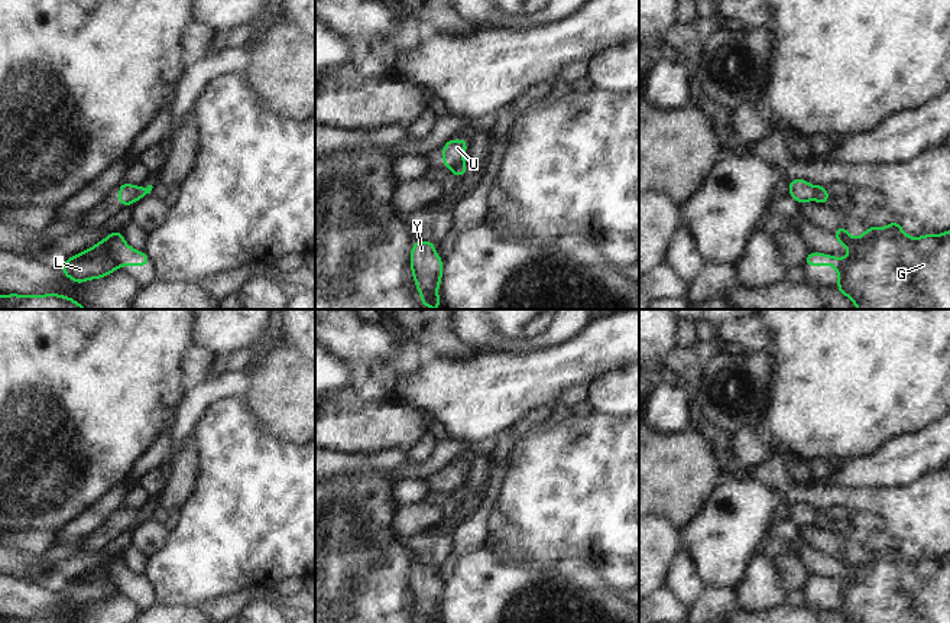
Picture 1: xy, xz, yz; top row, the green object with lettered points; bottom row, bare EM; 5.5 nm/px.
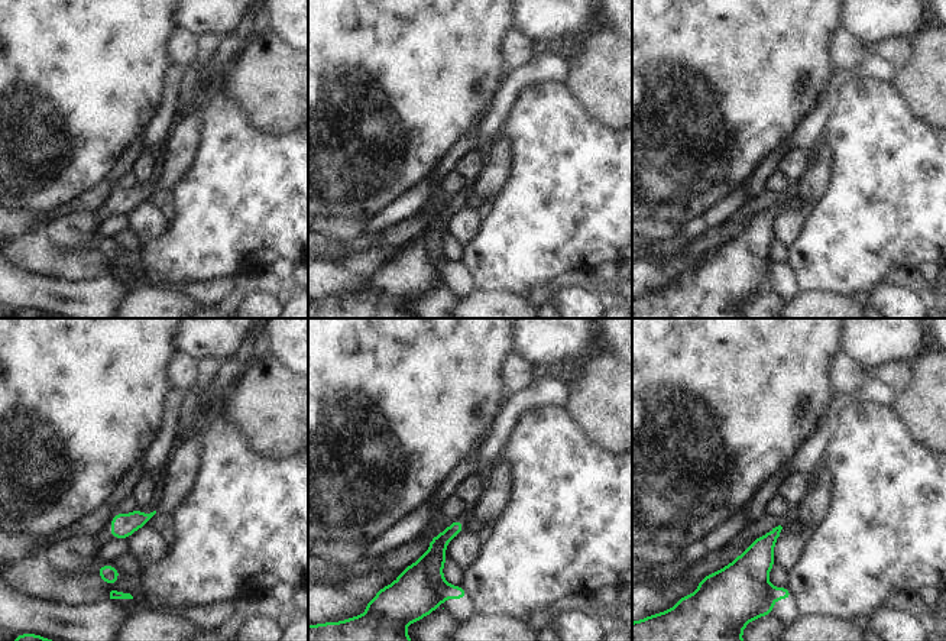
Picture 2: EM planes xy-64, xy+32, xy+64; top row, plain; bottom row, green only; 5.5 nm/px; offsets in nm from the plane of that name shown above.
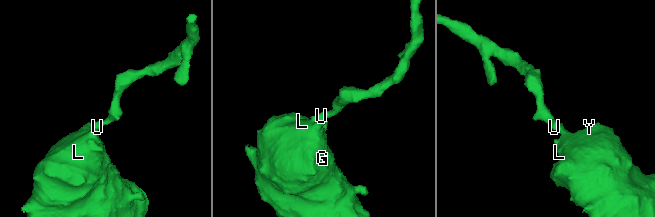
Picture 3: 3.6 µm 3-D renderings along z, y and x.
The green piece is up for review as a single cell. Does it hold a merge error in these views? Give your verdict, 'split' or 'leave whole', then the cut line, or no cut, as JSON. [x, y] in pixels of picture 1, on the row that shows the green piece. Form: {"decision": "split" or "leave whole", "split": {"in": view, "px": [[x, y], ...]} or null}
{"decision": "split", "split": {"in": "xy", "px": [[136, 187], [136, 198], [133, 201]]}}

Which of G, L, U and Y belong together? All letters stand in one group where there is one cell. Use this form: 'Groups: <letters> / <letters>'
Groups: G L Y / U

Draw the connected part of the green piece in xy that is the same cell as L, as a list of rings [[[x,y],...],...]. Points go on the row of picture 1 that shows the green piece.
[[[121,230],[104,237],[103,241],[94,244],[72,257],[68,257],[61,266],[61,272],[77,285],[108,276],[121,266],[149,266],[150,259],[145,252],[132,249]]]

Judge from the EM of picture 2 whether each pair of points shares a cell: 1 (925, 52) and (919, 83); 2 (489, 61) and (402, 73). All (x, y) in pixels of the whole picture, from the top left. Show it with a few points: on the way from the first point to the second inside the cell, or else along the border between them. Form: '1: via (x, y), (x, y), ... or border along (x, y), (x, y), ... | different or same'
1: via (925, 60), (925, 75) | same
2: via (467, 61), (424, 61) | same

